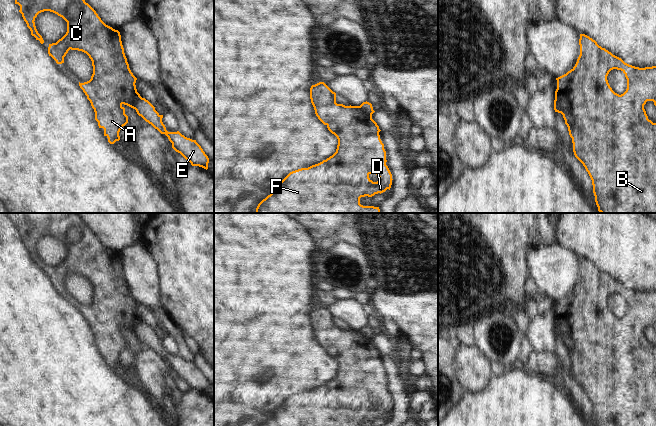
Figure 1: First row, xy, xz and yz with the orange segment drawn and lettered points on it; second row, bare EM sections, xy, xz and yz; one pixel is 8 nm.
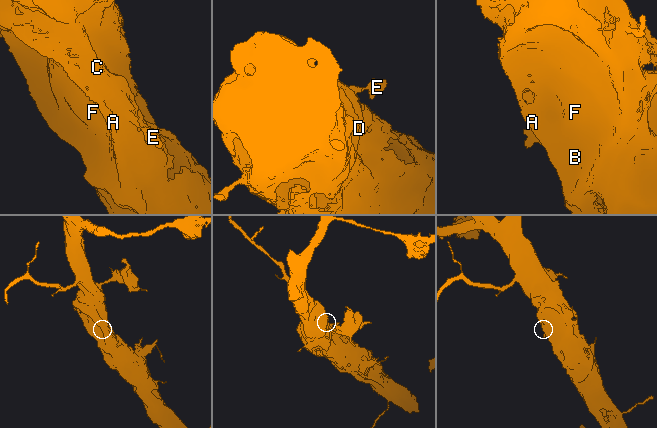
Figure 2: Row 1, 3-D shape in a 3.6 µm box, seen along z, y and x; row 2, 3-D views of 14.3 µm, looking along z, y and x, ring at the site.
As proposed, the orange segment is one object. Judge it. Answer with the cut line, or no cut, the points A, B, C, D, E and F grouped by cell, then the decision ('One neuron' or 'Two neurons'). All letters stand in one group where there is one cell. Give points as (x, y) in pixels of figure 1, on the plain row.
Split along xy (141, 321), (137, 324), (134, 332). Groups: A B C D F / E. Two neurons.

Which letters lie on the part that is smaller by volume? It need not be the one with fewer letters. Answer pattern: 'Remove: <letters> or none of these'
Remove: E

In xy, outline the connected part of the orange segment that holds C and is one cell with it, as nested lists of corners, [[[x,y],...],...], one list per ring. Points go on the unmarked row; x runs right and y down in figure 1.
[[[7,213],[15,222],[15,228],[20,230],[22,238],[31,259],[44,267],[42,260],[35,250],[35,242],[44,235],[50,235],[62,241],[67,246],[67,256],[56,267],[49,268],[48,278],[57,288],[64,287],[64,281],[71,274],[78,274],[86,277],[92,285],[93,298],[87,306],[79,310],[90,325],[95,336],[95,344],[99,352],[104,353],[104,360],[110,368],[120,364],[119,356],[128,347],[128,340],[125,338],[127,329],[135,333],[136,326],[141,322],[136,313],[137,302],[129,292],[127,282],[118,254],[106,249],[98,240],[96,235],[85,226],[78,213]]]

